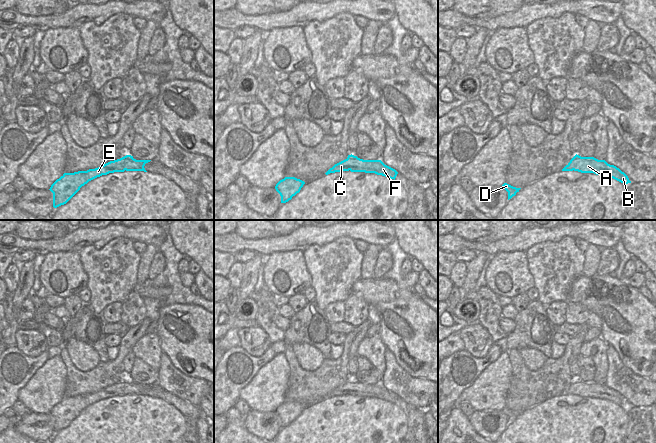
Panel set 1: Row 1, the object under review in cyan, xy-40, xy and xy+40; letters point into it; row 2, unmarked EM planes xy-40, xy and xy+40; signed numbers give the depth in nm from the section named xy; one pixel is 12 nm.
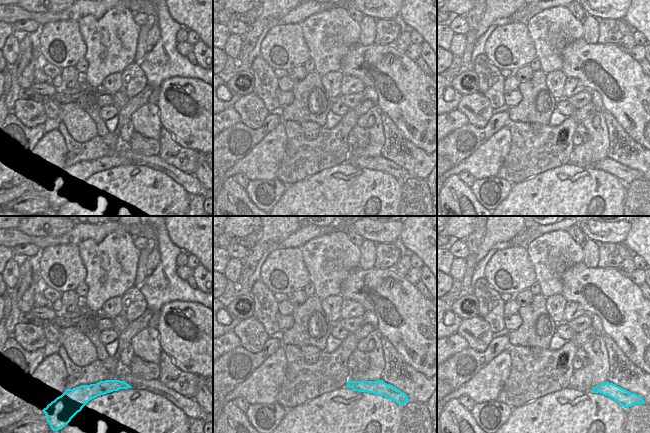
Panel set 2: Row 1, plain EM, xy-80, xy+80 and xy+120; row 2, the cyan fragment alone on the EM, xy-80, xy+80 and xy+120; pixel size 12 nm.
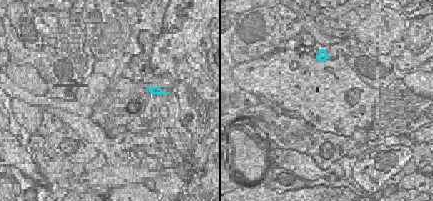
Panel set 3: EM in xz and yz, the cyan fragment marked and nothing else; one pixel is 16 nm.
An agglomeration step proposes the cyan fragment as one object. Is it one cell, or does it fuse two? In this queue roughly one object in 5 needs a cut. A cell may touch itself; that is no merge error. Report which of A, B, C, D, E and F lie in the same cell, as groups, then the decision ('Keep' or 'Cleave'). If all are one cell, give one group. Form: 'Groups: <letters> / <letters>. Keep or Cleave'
Groups: A B C D E F. Keep.

